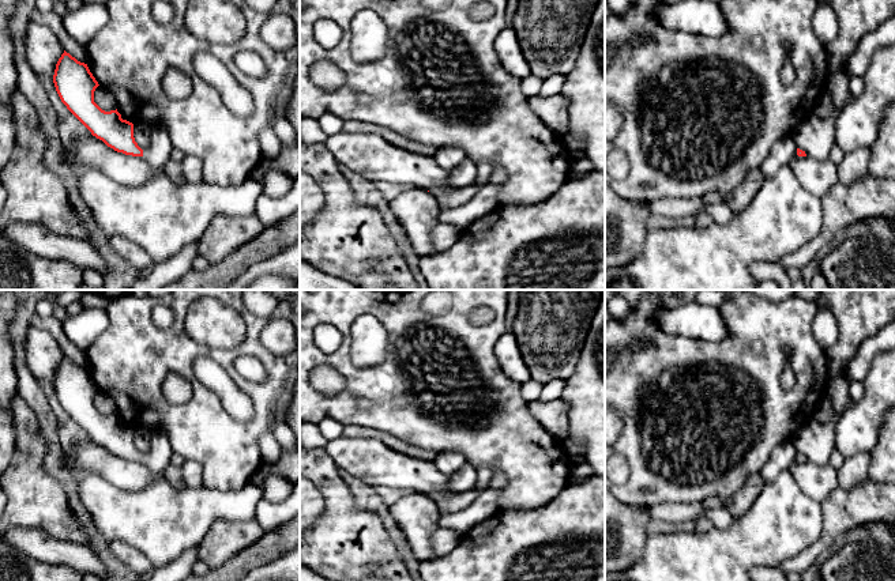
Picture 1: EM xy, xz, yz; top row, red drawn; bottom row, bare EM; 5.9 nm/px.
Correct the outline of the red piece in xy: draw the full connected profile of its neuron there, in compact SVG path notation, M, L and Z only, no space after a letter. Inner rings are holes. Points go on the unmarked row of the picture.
M64 355L53 380L53 388L67 414L108 452L132 461L143 461L157 478L138 491L124 491L112 486L104 478L93 475L79 482L79 497L98 532L110 542L124 542L139 550L159 569L184 551L200 544L211 524L221 518L244 520L253 517L263 491L248 483L237 491L204 488L202 491L177 491L166 479L165 471L173 454L165 431L151 431L150 452L142 454L134 442L134 429L123 425L116 415L105 416L94 407L94 396L99 391L87 369L78 366Z

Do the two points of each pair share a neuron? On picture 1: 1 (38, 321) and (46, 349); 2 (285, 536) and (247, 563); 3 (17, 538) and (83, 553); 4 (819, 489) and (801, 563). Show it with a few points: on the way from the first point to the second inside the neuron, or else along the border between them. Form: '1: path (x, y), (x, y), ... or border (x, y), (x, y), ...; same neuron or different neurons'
1: border (33, 325), (44, 329), (63, 353); different neurons
2: path (275, 543), (256, 555); same neuron
3: path (33, 542), (49, 550), (67, 553); same neuron
4: border (838, 485), (822, 502); different neurons

